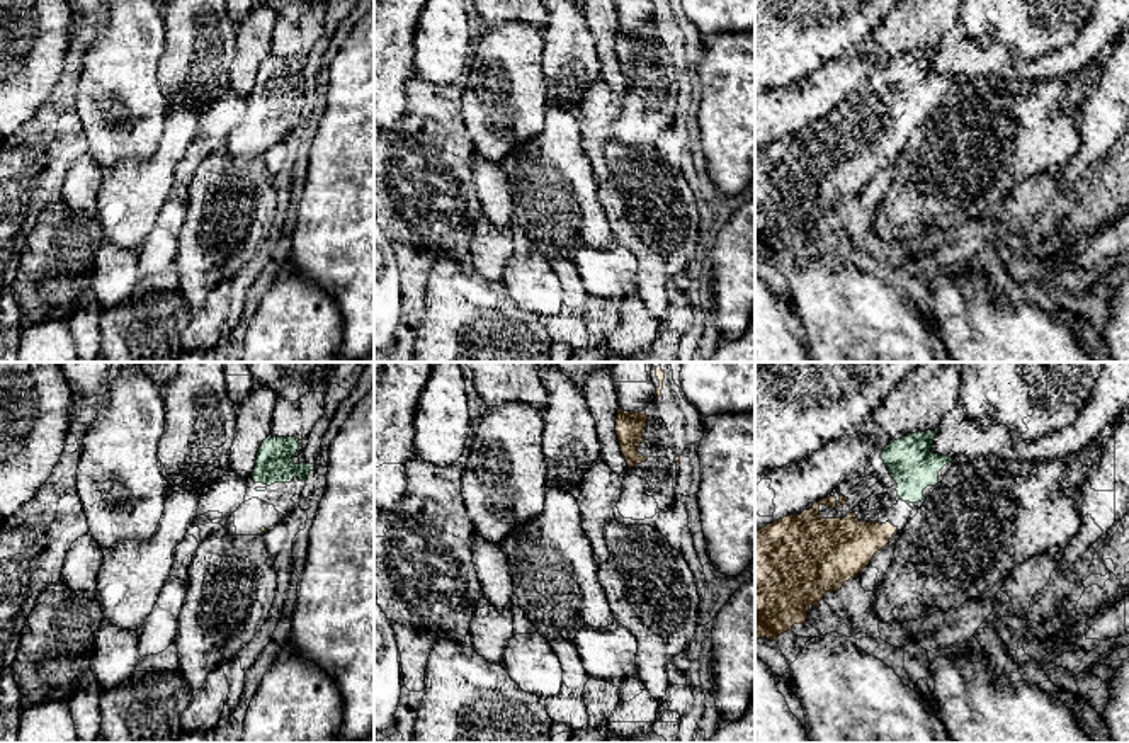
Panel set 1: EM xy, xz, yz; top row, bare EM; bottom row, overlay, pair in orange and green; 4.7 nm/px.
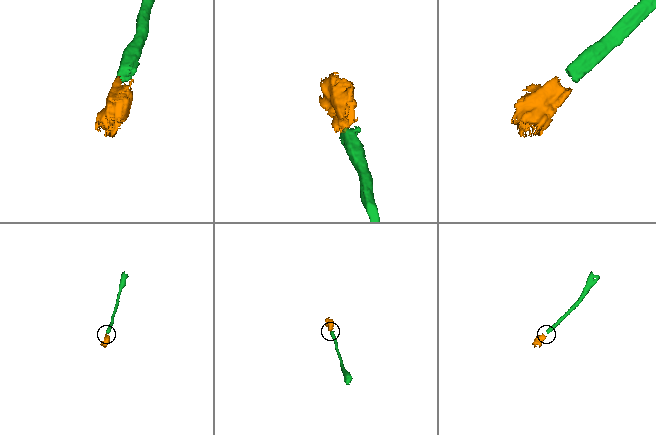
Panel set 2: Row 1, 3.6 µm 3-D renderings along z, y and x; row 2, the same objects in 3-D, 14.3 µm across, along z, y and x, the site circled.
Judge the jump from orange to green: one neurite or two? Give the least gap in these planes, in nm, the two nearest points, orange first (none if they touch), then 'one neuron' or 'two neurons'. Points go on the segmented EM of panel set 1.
120 nm | yz (890, 522), (900, 499) | one neuron

